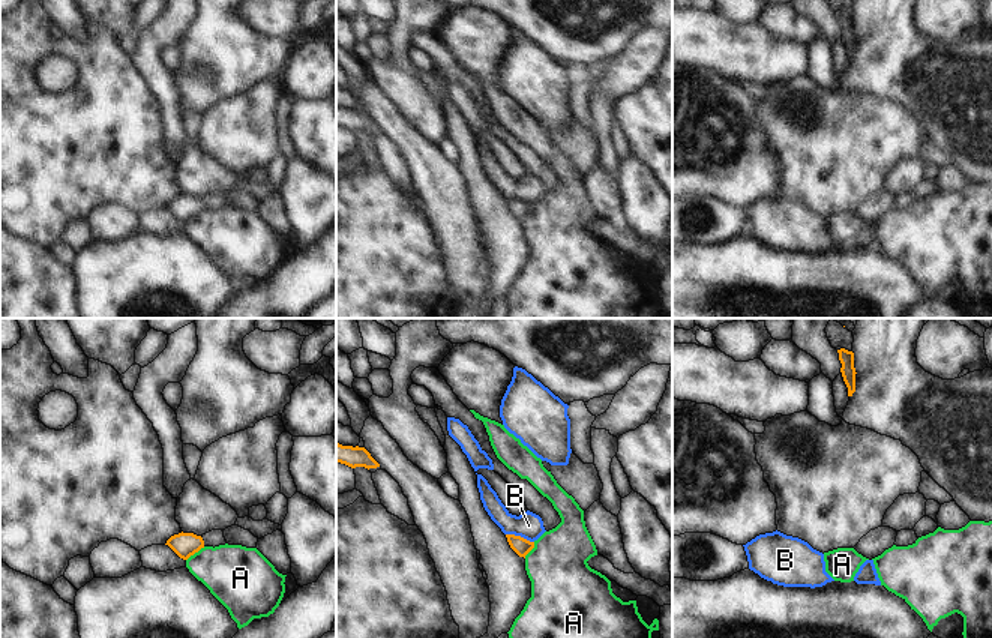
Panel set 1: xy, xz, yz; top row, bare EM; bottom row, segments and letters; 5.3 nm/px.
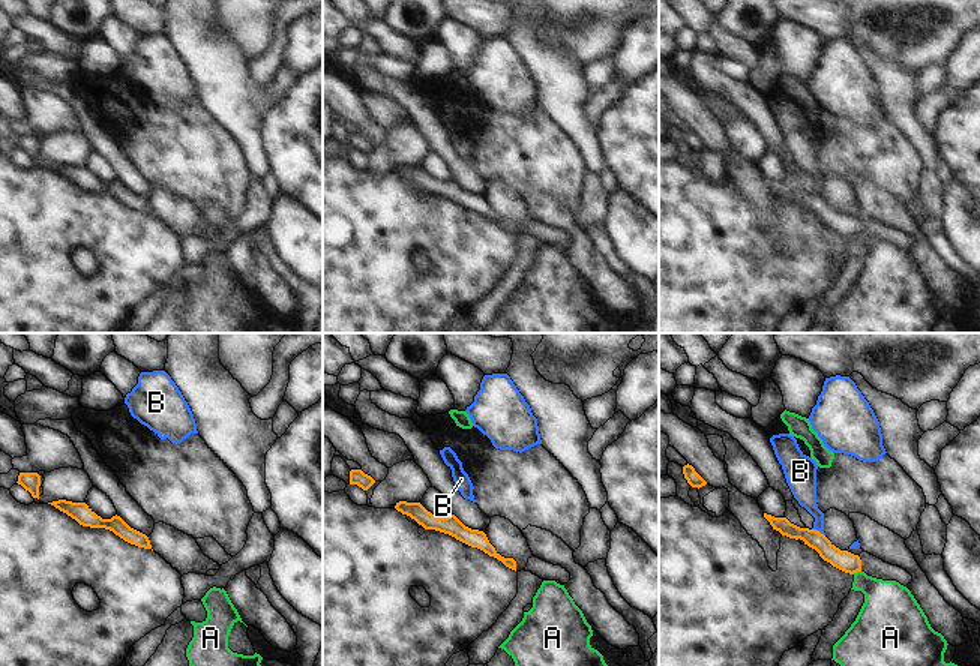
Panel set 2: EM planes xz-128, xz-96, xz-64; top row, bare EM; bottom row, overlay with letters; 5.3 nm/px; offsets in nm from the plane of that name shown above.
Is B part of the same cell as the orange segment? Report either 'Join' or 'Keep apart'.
Keep apart.

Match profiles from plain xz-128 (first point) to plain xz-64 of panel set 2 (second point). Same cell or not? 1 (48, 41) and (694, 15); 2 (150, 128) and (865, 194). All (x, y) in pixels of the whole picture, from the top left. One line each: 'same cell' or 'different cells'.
1: different cells
2: different cells

